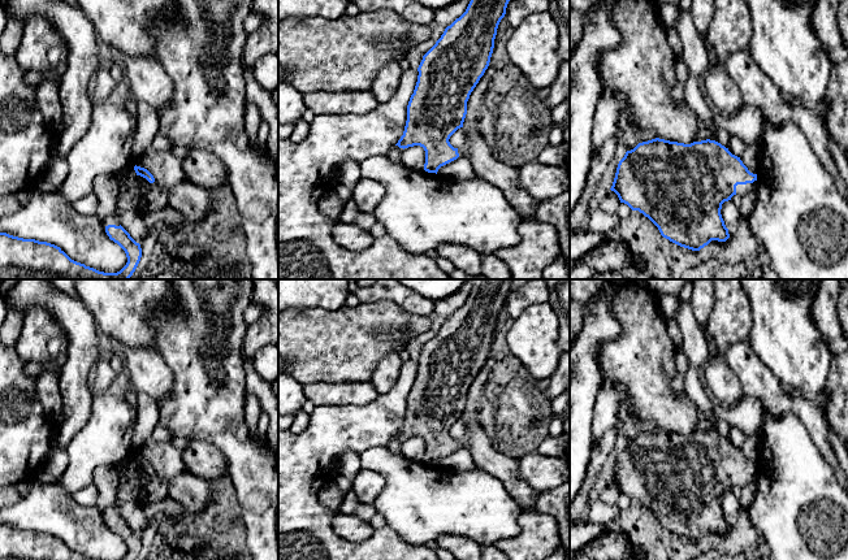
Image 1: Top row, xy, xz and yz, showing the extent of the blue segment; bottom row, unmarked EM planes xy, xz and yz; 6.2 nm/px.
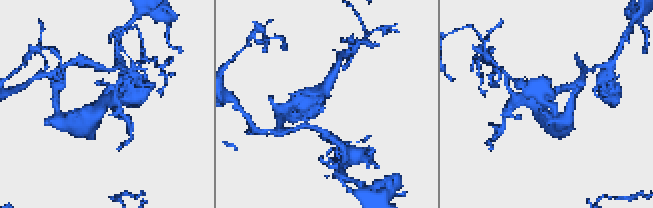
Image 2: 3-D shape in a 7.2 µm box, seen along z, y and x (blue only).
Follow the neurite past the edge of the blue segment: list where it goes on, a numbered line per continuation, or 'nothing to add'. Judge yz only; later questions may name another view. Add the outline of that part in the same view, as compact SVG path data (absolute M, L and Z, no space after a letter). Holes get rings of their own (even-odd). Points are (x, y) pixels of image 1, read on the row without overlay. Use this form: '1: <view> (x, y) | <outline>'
1: yz (740, 480) | M754 472L753 474L737 476L736 485L744 486L744 485L748 485L750 482L756 482L756 479L757 479L757 472Z

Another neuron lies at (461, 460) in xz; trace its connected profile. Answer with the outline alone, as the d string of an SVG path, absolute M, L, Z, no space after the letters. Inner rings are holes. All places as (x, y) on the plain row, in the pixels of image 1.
M464 447L441 457L437 463L437 466L451 469L457 473L464 473L467 470L473 470L476 464L468 447Z

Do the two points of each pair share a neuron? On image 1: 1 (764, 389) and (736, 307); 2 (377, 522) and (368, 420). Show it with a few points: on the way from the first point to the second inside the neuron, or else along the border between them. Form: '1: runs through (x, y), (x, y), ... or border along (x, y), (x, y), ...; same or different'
1: border along (748, 341), (726, 348), (730, 365); different
2: border along (385, 525), (377, 530); different

